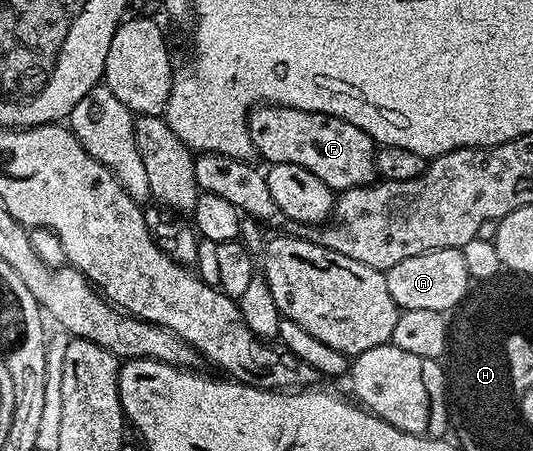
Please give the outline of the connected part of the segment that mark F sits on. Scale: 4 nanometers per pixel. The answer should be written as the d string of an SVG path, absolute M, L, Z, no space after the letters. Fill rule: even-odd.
M282 105L258 107L247 118L247 141L257 148L258 155L265 163L295 163L299 167L307 167L311 175L319 175L319 179L323 179L323 183L334 191L371 185L377 177L377 149L373 138L367 135L367 131L359 131L355 123L347 123L331 115L299 111Z

